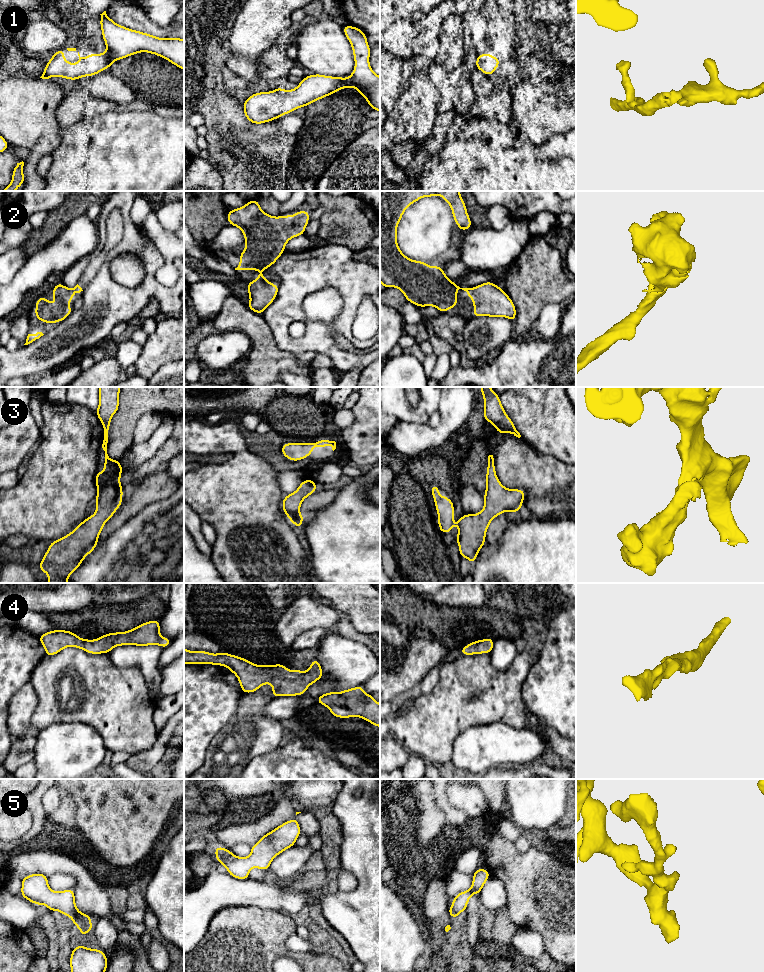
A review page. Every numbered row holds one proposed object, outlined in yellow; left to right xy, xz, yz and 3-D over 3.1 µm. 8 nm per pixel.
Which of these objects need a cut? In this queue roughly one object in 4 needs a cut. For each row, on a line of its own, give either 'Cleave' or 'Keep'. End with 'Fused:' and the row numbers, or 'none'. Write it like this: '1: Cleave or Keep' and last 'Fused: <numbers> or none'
1: Keep
2: Keep
3: Keep
4: Keep
5: Keep
Fused: none

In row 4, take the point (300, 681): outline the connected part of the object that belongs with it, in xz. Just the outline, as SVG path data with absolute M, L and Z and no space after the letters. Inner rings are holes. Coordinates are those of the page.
M184 648L184 664L210 664L227 667L238 678L243 693L256 692L263 684L271 684L273 697L300 696L308 687L323 677L323 671L318 659L311 661L310 668L303 672L296 668L289 671L284 664L256 665L245 658L231 655L227 652L213 654L203 650L190 651Z

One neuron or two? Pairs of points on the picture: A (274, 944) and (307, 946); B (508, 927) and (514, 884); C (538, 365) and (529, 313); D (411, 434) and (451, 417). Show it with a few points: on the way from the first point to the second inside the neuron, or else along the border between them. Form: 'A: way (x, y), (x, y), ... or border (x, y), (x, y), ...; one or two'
A: border (284, 942), (284, 945), (292, 951), (308, 951); two
B: border (507, 909), (509, 918), (518, 927); two
C: border (526, 335), (518, 337); two
D: way (421, 434), (435, 434), (442, 427); one

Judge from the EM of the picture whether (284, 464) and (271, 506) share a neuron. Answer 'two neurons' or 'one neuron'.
two neurons

